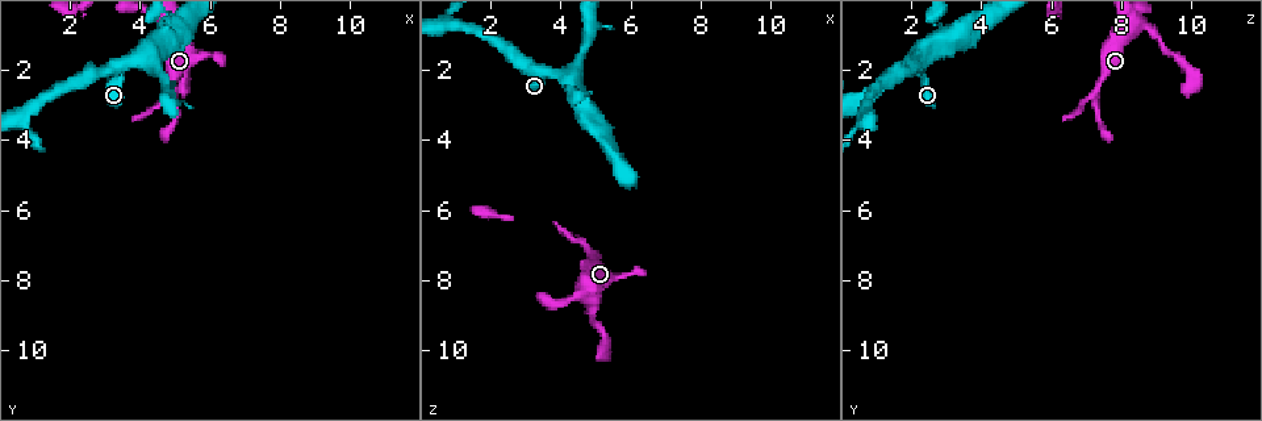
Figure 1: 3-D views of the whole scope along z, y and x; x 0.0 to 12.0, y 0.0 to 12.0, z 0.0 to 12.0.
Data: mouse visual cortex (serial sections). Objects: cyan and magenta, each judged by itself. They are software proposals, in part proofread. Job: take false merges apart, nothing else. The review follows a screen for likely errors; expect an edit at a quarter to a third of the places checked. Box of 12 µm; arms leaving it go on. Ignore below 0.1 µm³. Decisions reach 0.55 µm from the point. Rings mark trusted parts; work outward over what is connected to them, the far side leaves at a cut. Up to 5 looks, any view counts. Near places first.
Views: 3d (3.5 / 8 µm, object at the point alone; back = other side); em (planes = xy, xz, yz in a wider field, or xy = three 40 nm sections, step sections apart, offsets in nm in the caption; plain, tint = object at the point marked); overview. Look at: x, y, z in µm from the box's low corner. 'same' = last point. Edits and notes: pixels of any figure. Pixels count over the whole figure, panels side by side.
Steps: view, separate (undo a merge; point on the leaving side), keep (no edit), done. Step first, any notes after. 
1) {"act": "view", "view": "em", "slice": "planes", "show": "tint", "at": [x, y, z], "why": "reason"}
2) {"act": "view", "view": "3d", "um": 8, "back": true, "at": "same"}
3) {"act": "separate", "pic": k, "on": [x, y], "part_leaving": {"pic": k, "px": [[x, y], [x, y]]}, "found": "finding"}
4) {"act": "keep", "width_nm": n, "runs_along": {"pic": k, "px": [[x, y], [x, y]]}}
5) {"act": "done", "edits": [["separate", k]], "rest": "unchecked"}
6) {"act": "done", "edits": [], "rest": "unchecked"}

{"act": "view", "view": "em", "slice": "xy", "step": 5, "show": "tint", "at": [4.8, 0.8, 3.0], "why": "three arms meet"}

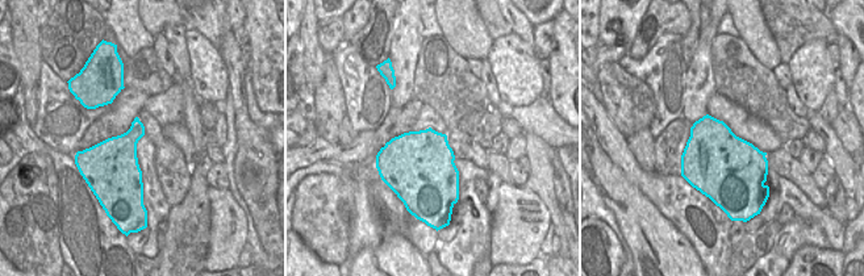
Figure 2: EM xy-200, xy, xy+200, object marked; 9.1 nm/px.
{"act": "view", "view": "3d", "um": 3.5, "at": "same"}

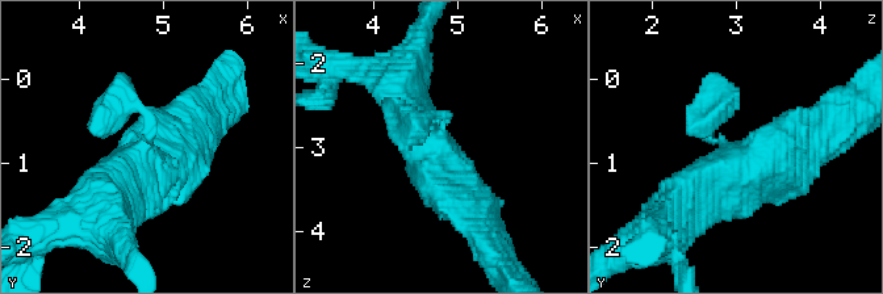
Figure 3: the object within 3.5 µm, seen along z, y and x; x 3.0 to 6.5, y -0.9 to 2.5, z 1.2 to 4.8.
{"act": "keep", "found": "continuous, no second cell"}

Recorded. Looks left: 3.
{"act": "view", "view": "3d", "um": 3.5, "at": [4.9, 0.8, 8.3], "why": "abrupt turn"}

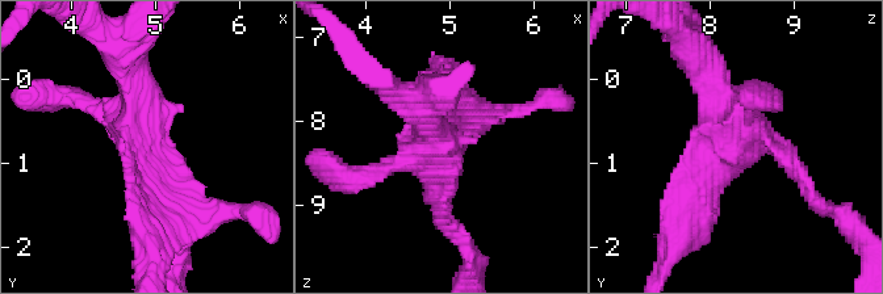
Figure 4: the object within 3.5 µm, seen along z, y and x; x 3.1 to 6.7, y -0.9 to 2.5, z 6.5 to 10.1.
{"act": "view", "view": "em", "slice": "xy", "step": 5, "show": "tint", "at": [4.95, 0.80, 8.30]}

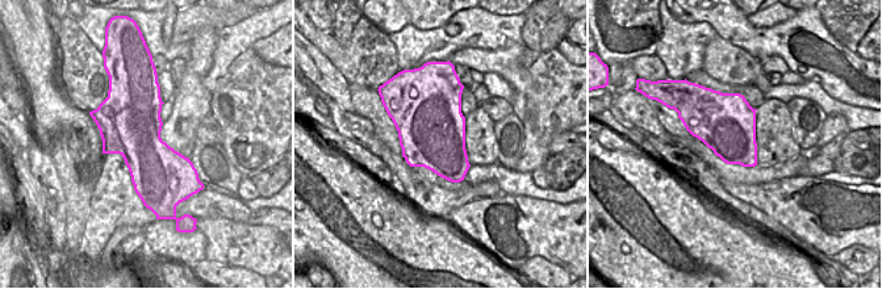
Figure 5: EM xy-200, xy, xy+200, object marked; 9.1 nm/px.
{"act": "view", "view": "em", "slice": "xy", "step": 1, "show": "tint", "at": "same"}

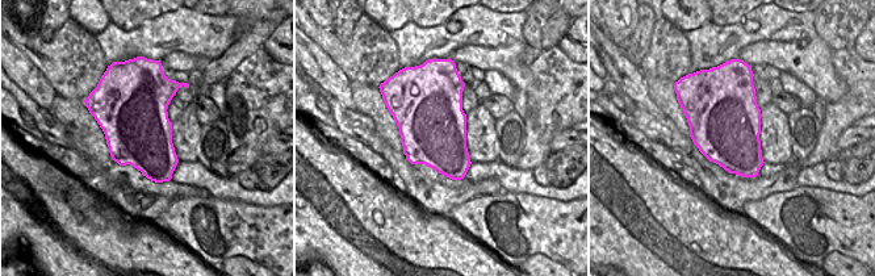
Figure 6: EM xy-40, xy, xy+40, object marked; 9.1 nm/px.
{"act": "keep", "runs_along": {"pic": 4, "px": [[698, 222], [745, 142], [779, 146], [806, 183]]}, "found": "continuous, no second cell"}

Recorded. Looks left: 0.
{"act": "done", "edits": [], "rest": "unchecked"}

